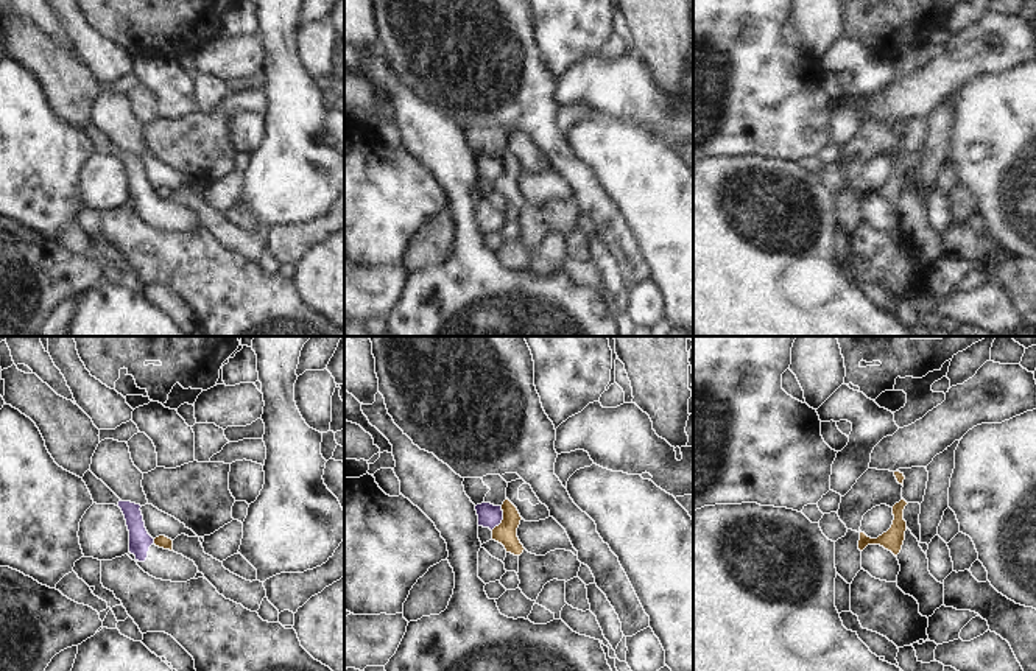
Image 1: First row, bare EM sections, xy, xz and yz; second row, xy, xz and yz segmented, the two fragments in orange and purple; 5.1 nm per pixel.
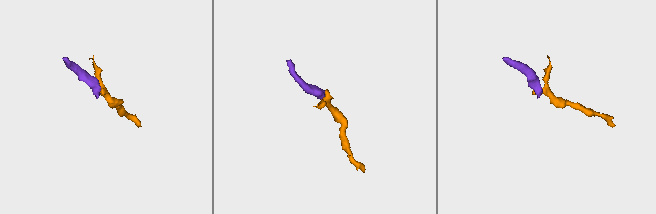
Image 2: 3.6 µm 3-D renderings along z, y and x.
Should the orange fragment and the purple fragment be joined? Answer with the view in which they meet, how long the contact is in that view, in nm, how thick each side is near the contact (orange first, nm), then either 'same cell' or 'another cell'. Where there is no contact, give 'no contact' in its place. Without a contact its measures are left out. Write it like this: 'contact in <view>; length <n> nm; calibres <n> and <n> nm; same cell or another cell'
contact in xz; length 140 nm; calibres 110 and 120 nm; another cell

